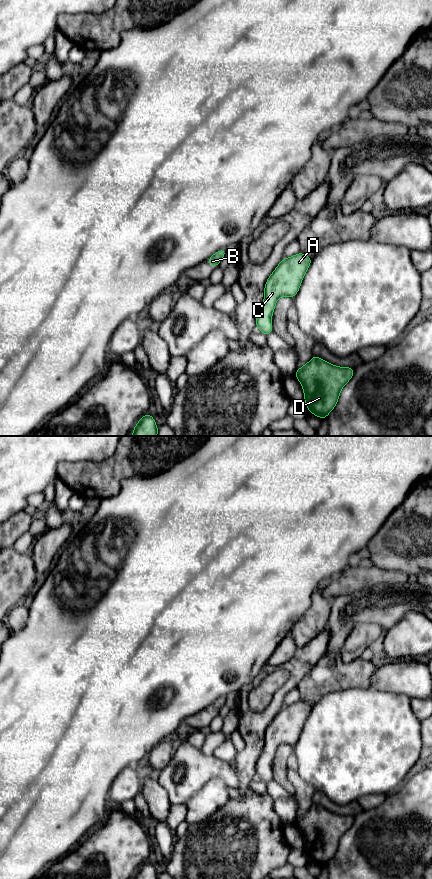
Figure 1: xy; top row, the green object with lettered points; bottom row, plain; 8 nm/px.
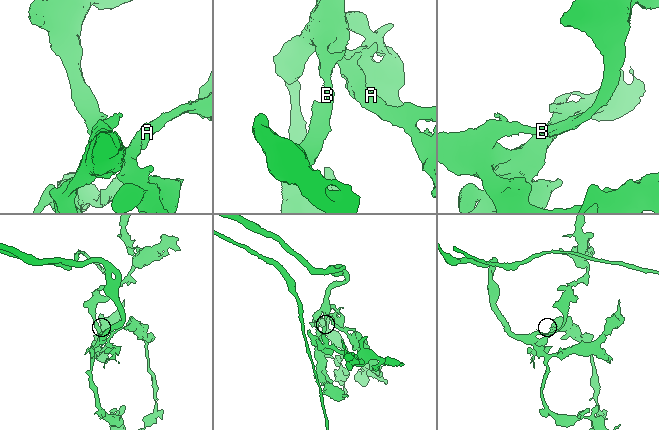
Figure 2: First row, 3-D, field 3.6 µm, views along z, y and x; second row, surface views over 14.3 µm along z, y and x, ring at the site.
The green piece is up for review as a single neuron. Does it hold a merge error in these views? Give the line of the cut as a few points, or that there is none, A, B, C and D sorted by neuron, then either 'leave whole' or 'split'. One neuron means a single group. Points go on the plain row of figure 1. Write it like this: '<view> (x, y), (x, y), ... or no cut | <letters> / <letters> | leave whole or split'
no cut | A B C D | leave whole

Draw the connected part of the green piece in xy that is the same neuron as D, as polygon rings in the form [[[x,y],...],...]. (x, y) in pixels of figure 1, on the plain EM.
[[[315,803],[295,820],[308,859],[321,867],[335,856],[342,836],[353,823],[354,816],[339,815]]]

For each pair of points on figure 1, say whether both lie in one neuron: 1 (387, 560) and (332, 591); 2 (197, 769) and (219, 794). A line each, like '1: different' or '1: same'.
1: different
2: different

